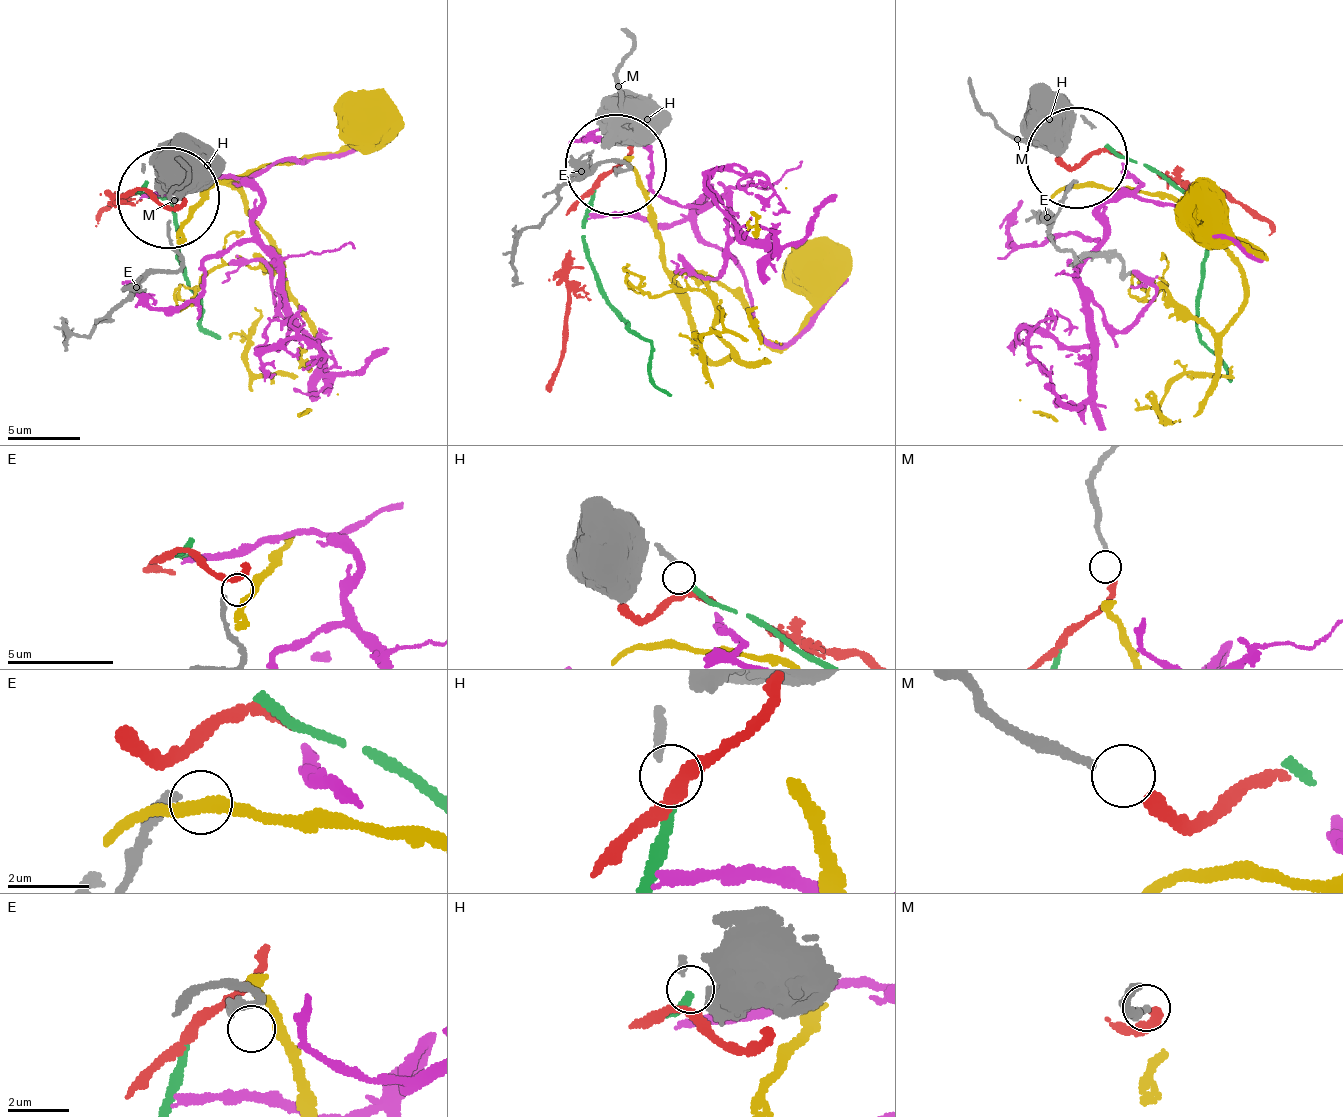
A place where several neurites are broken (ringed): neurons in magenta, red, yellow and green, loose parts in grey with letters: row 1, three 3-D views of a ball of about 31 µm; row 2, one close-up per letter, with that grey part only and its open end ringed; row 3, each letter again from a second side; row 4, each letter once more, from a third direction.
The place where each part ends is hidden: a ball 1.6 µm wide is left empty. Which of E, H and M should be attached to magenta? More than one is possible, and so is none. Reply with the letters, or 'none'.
none

